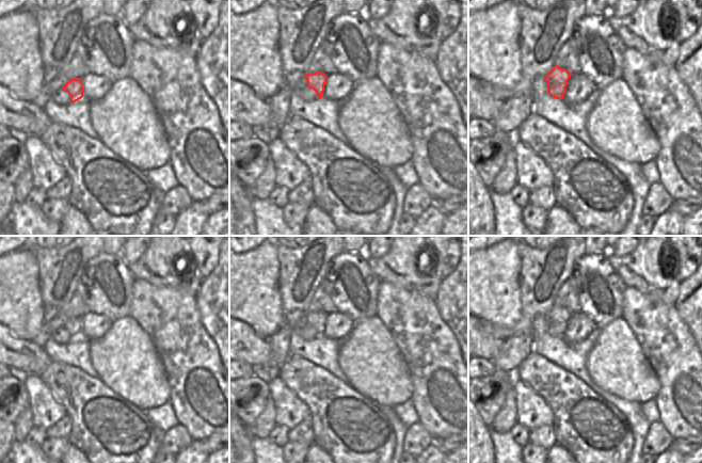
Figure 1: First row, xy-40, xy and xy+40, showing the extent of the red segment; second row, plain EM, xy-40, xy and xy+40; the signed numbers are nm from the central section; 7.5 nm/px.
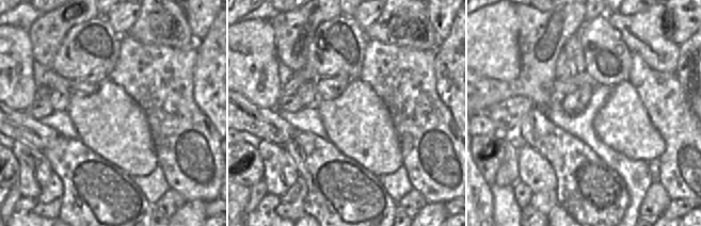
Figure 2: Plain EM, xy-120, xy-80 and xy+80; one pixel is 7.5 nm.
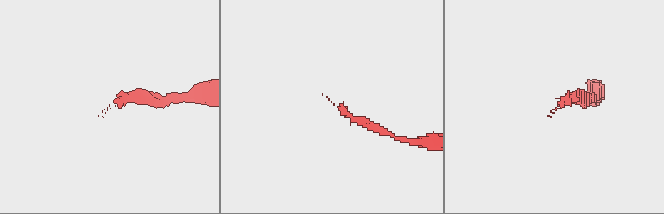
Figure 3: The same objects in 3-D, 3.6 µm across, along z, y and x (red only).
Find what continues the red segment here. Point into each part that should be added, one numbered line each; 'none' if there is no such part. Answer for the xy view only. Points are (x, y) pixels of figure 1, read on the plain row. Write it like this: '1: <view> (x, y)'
1: xy (306, 333)

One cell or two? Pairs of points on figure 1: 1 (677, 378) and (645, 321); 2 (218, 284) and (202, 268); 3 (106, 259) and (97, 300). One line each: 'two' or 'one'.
1: one
2: two
3: one

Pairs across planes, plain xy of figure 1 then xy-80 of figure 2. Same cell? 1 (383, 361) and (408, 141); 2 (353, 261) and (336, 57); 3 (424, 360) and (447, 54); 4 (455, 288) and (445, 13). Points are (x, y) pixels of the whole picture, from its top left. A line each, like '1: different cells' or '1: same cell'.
1: different cells
2: same cell
3: different cells
4: different cells

